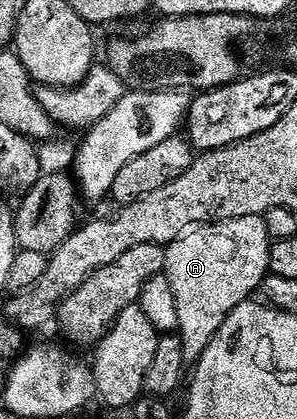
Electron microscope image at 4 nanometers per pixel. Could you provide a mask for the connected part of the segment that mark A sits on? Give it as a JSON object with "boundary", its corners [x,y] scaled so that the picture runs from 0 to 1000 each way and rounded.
{"boundary":[[[845,511],[677,535],[559,587],[552,652],[566,656],[586,711],[599,716],[599,795],[636,869],[657,869],[680,840],[694,840],[768,749],[886,685],[909,654],[919,575],[899,518]]]}

